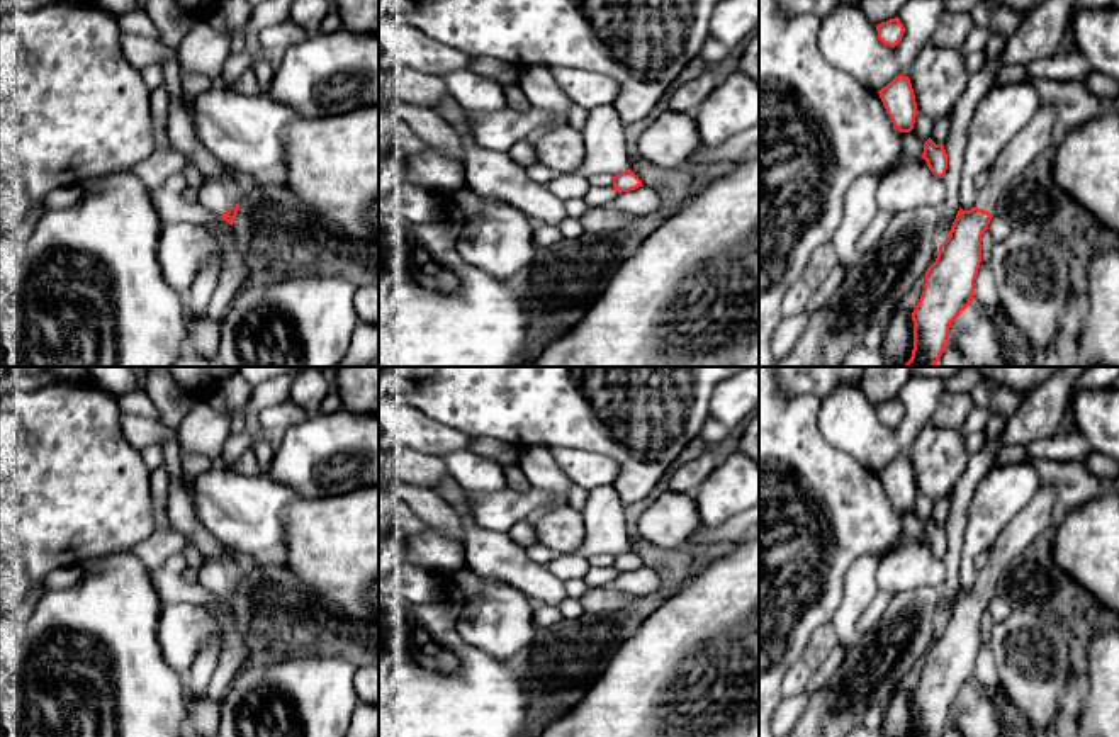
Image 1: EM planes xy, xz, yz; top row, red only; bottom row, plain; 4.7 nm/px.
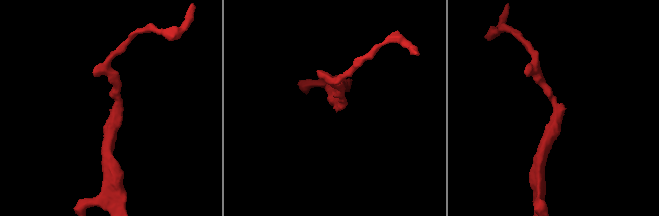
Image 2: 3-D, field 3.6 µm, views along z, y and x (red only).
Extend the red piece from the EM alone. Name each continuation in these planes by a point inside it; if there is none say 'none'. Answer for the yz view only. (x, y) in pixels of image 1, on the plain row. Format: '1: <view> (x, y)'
1: yz (1040, 515)

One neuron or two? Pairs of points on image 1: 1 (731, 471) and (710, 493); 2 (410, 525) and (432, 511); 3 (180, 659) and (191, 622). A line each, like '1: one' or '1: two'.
1: one
2: two
3: one

